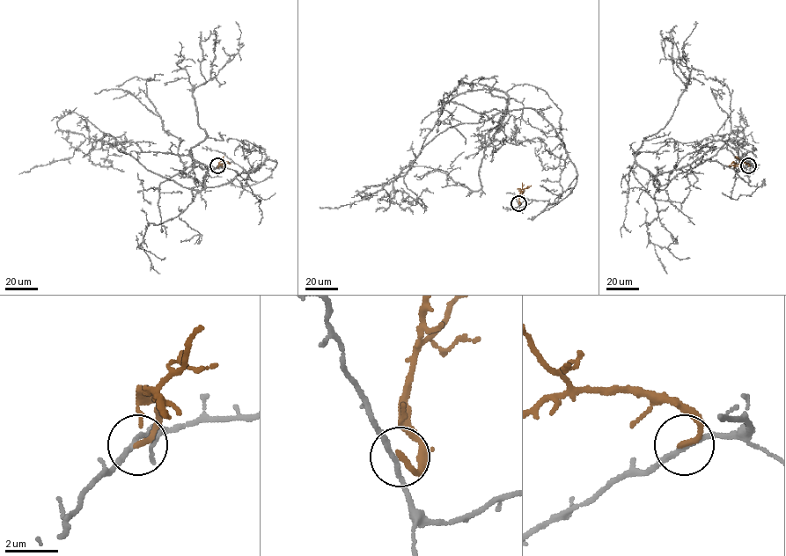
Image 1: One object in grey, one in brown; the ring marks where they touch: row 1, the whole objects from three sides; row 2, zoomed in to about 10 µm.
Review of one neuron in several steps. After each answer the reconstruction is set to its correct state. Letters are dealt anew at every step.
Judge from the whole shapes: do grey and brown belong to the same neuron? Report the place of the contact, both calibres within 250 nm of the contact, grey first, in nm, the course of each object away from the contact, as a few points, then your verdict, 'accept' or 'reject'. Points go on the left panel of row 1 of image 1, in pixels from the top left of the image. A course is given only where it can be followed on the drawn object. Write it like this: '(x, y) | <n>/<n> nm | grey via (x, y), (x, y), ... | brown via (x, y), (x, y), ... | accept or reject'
(217, 165) | 190/220 nm | grey via (217, 165), (235, 163), (260, 182), (276, 162), (194, 190), (86, 138), (72, 157), (18, 174) | brown via (218, 165), (218, 163), (230, 164) | reject

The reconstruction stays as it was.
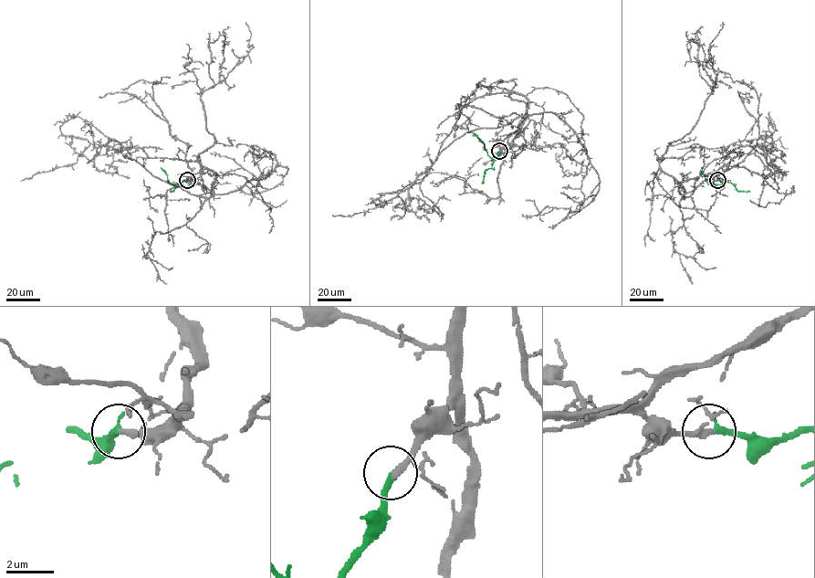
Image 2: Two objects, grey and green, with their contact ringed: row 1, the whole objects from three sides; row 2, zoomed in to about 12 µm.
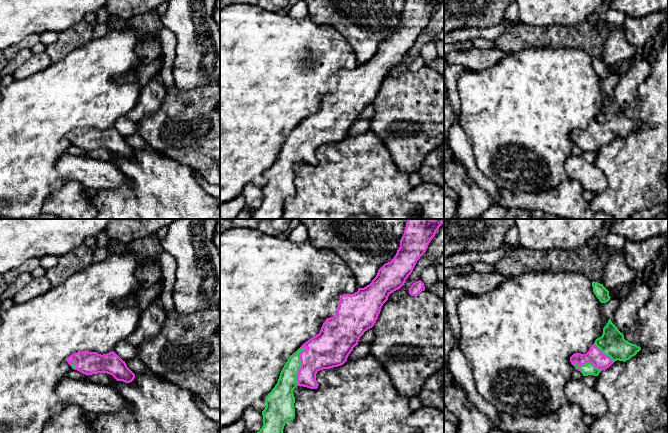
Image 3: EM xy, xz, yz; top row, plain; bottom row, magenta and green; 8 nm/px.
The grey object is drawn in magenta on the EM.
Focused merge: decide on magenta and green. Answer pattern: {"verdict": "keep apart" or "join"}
{"verdict": "join"}

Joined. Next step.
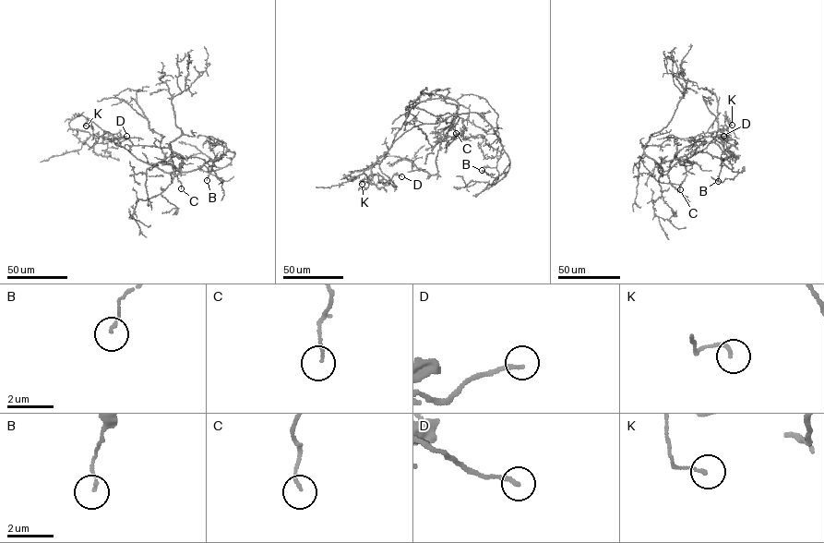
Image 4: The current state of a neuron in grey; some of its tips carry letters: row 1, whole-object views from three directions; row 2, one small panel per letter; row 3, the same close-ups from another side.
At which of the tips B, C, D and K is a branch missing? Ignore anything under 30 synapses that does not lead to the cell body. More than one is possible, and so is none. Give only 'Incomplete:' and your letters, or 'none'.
Incomplete: none

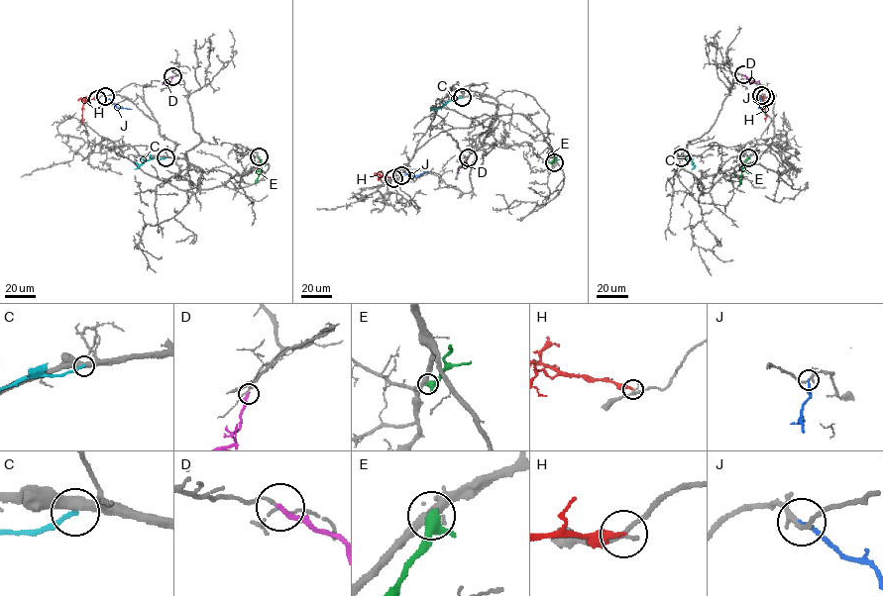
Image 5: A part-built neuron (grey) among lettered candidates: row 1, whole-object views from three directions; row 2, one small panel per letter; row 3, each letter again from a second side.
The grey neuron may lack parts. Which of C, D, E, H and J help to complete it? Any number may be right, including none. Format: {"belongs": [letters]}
{"belongs": []}

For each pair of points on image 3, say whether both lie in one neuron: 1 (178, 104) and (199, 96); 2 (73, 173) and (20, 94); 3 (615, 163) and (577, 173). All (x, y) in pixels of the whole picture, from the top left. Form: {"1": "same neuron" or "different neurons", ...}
{"1": "same neuron", "2": "different neurons", "3": "different neurons"}

